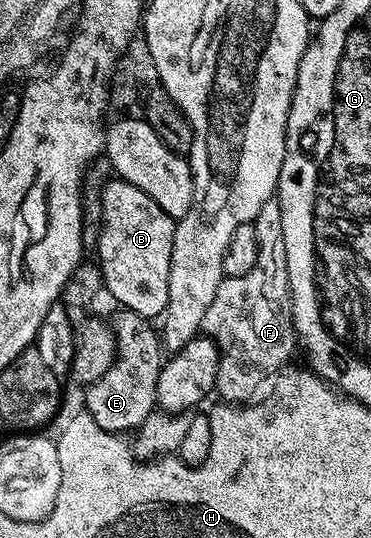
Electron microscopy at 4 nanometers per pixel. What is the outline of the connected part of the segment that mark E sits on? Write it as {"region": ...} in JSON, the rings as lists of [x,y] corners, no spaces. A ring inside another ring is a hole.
{"region":[[[126,308],[119,310],[120,314],[116,318],[111,318],[110,324],[114,335],[116,336],[116,362],[110,367],[110,371],[106,371],[106,375],[102,375],[100,379],[92,385],[87,386],[83,390],[84,405],[83,408],[91,413],[94,423],[98,423],[98,427],[102,427],[107,433],[115,433],[117,435],[127,434],[129,431],[139,429],[140,424],[152,414],[157,408],[156,388],[158,387],[158,375],[162,364],[162,337],[149,318],[138,315],[134,311]]]}

